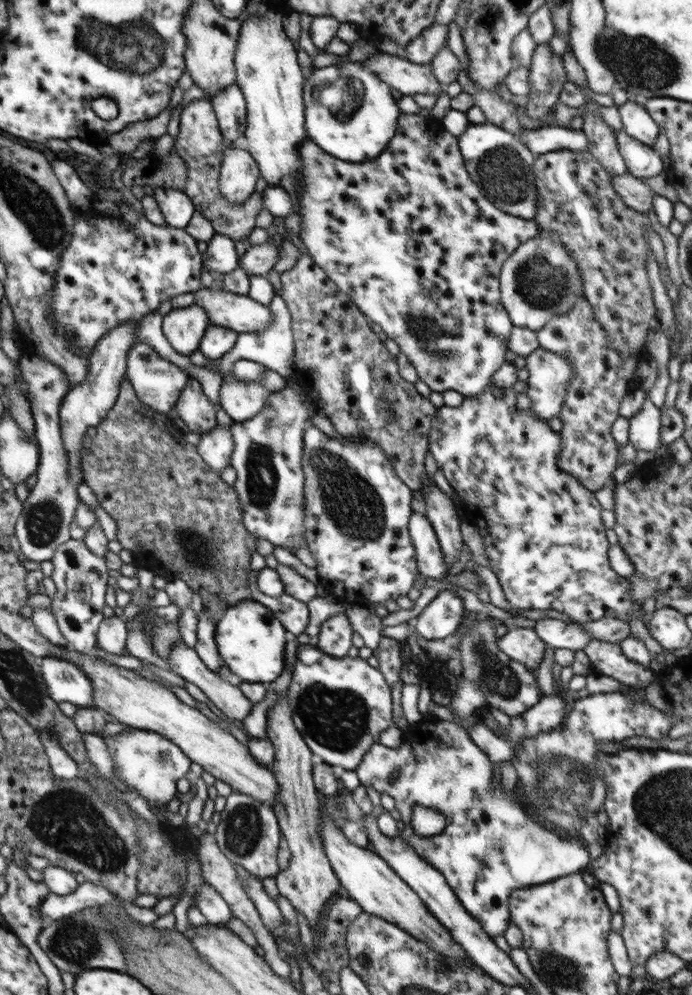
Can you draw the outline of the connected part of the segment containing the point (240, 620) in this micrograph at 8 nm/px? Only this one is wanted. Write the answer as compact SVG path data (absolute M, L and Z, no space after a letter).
M252 599L228 607L215 631L223 665L232 672L236 682L265 684L276 680L284 669L286 631L274 612Z

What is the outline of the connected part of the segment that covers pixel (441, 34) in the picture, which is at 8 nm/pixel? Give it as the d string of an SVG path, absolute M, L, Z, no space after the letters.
M430 25L416 39L408 43L403 55L410 62L430 65L434 56L438 55L438 51L447 46L448 35L448 25Z

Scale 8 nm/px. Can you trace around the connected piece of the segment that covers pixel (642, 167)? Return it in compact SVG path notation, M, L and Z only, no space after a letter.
M622 129L615 132L616 144L625 160L629 174L635 177L648 178L667 171L656 149L628 136Z

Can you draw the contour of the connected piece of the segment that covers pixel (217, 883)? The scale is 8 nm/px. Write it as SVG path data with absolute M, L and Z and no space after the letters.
M206 832L198 839L199 844L201 844L200 864L202 868L202 878L205 883L212 886L222 896L222 899L226 902L226 904L228 904L230 910L232 910L233 916L240 919L252 931L258 945L265 951L265 955L263 957L266 963L270 966L270 969L272 969L272 971L280 977L288 979L294 970L290 967L287 961L279 957L278 945L268 932L268 929L266 929L266 926L264 926L265 924L263 923L262 918L260 918L256 905L254 905L254 902L248 897L239 882L239 869L232 864L231 860L228 860L228 858L224 856L224 853L221 851L221 848L216 842L216 838L211 836L210 833Z

